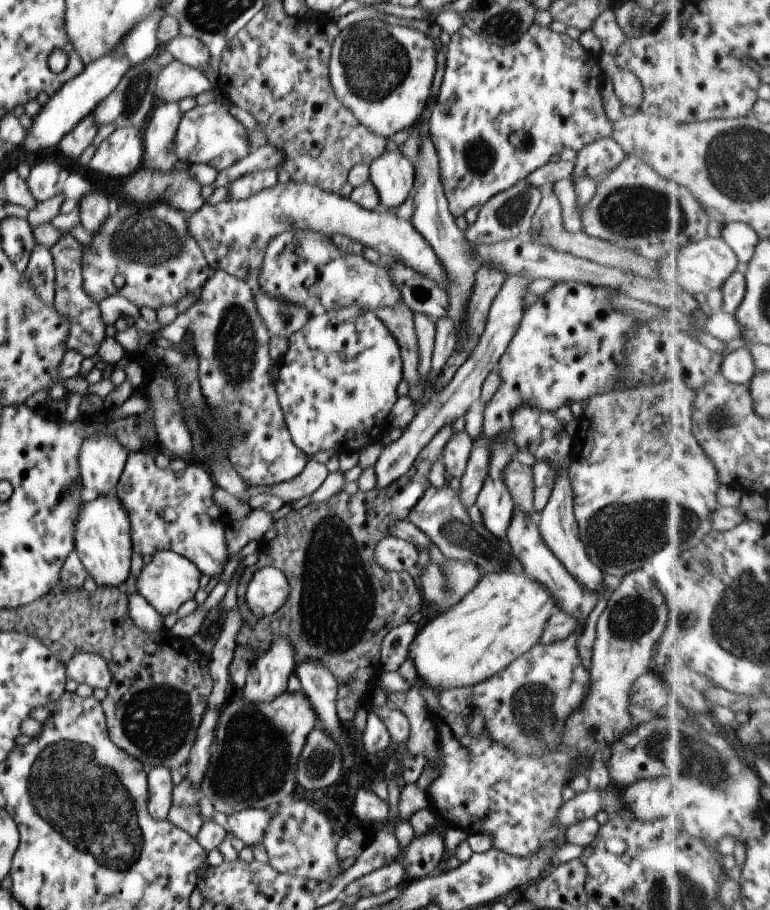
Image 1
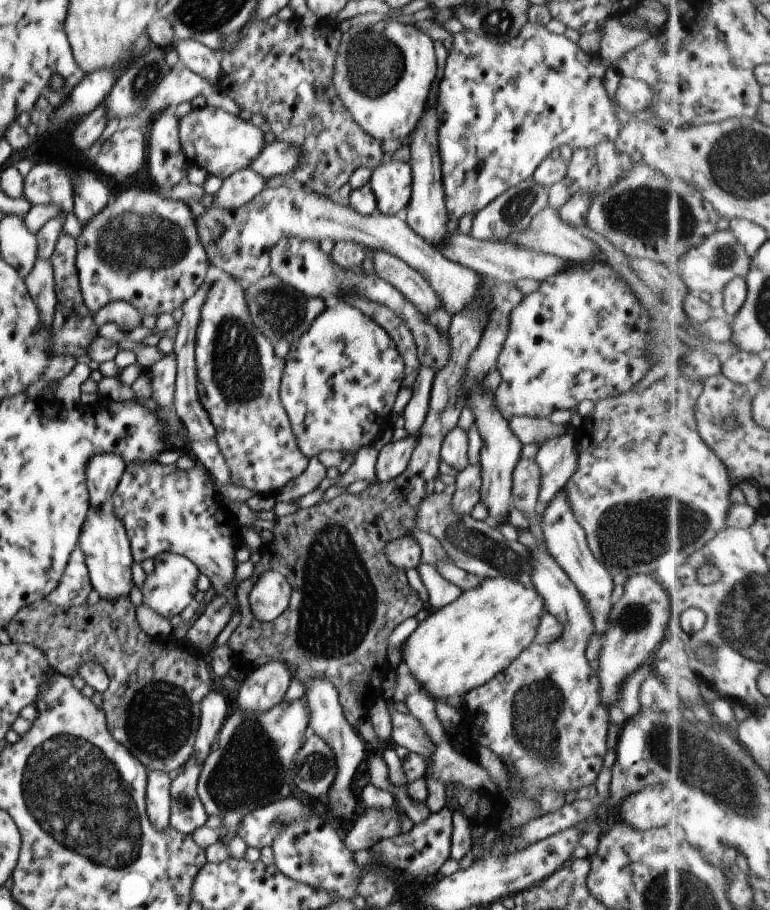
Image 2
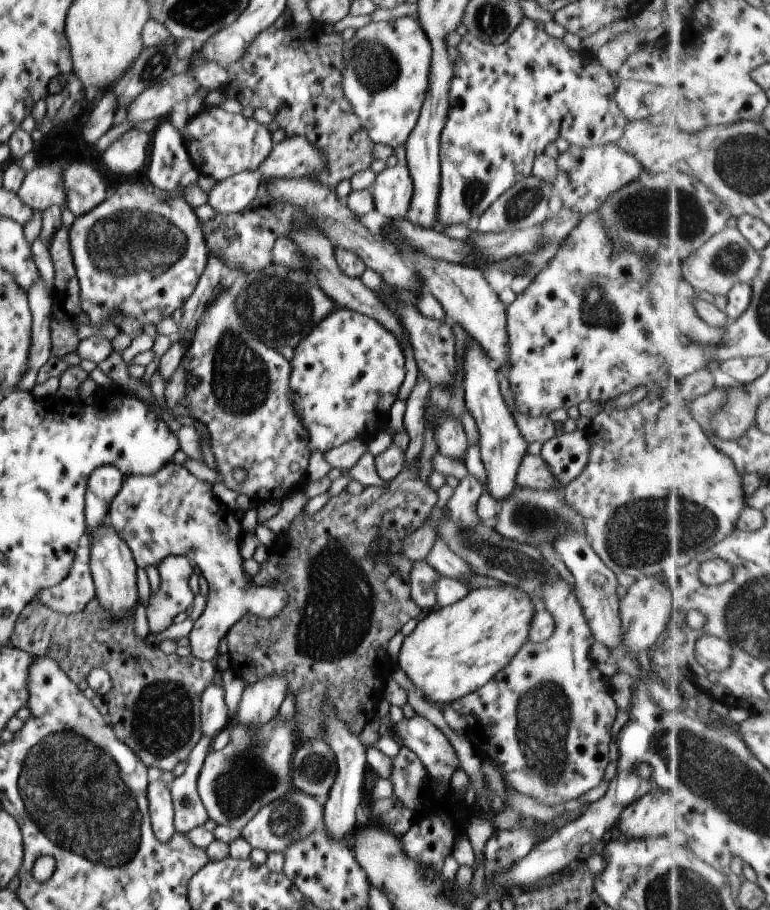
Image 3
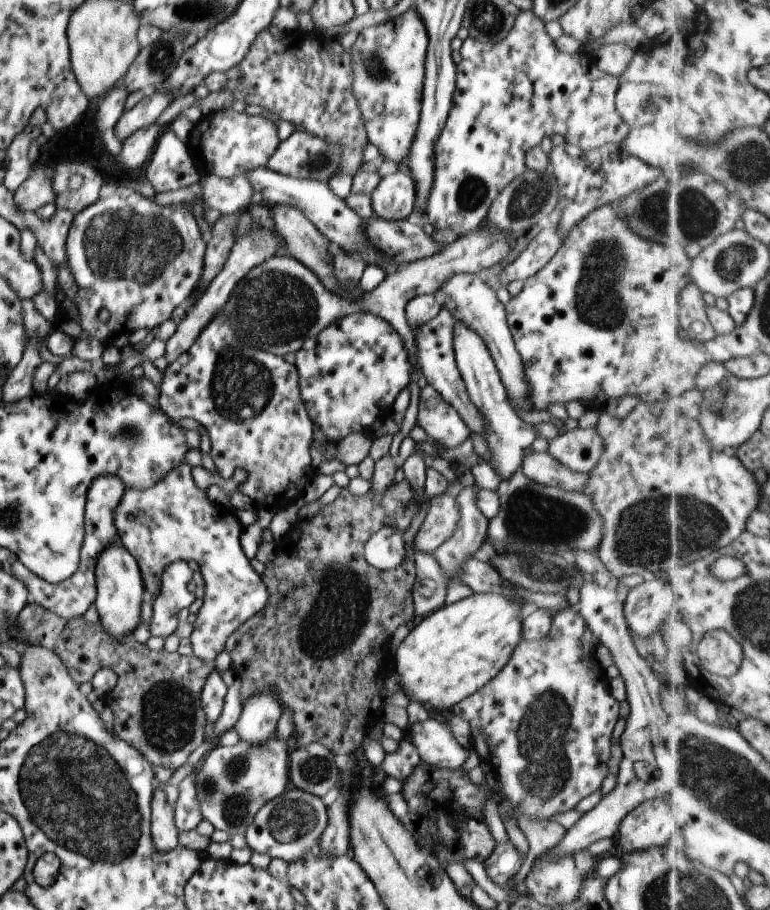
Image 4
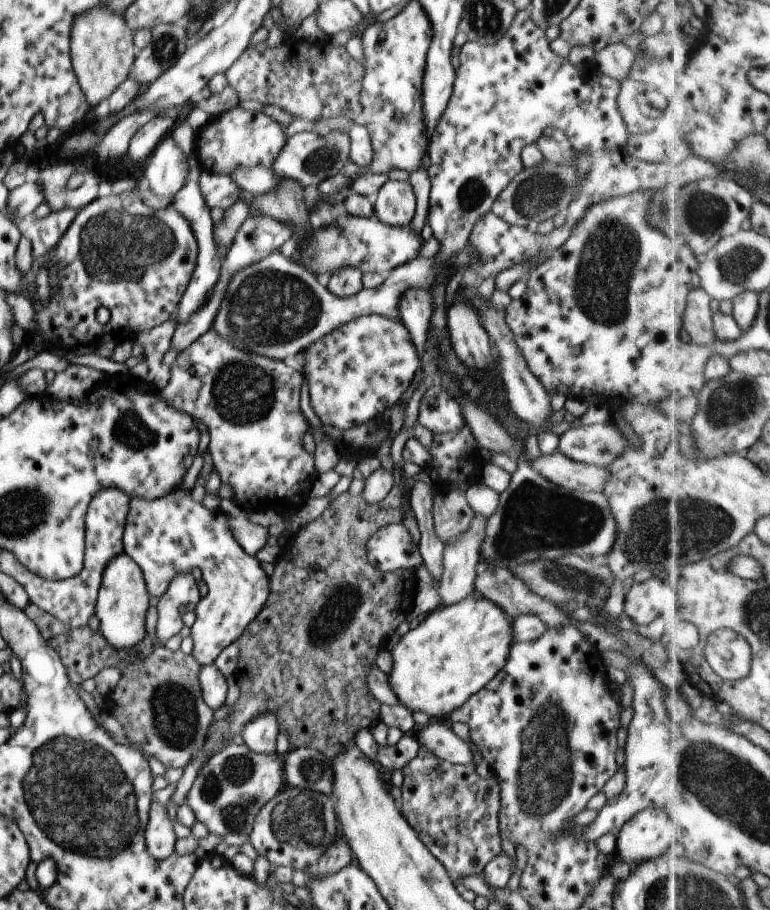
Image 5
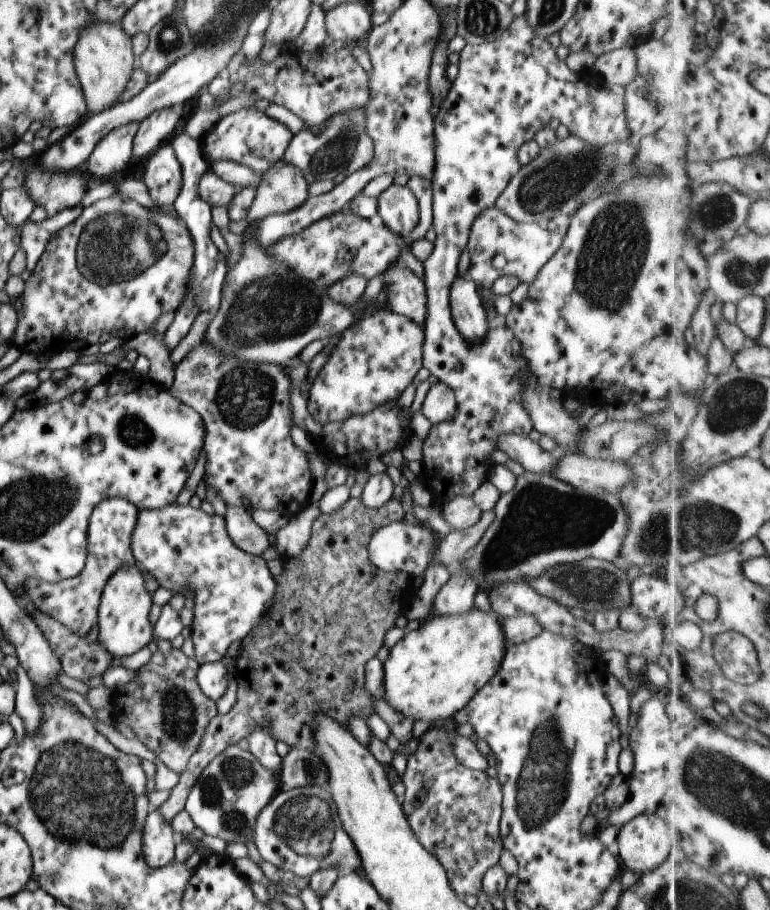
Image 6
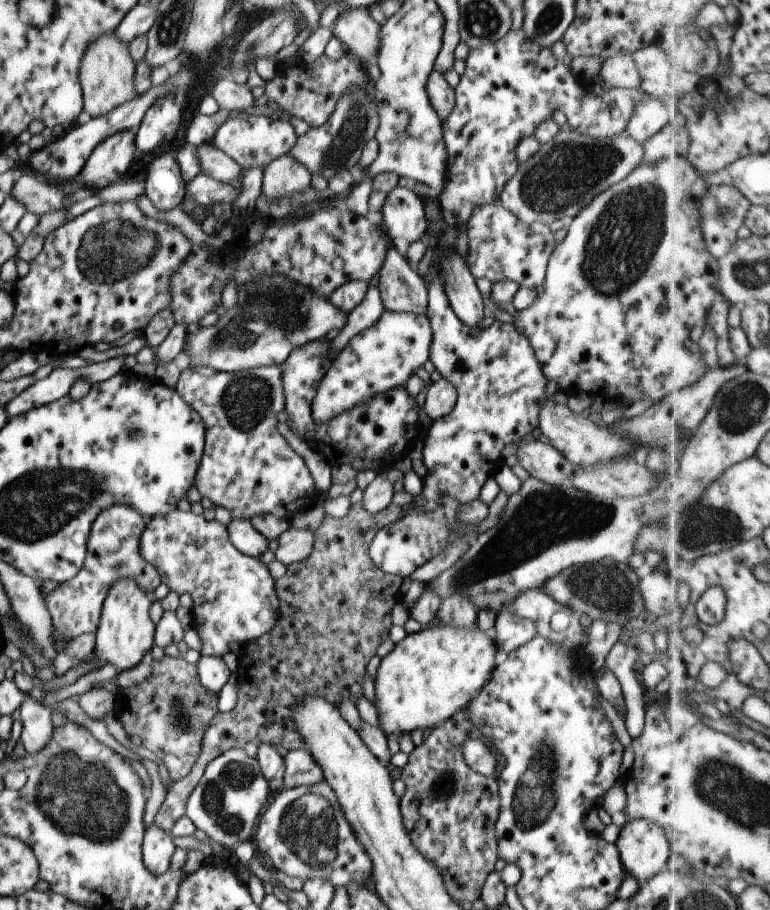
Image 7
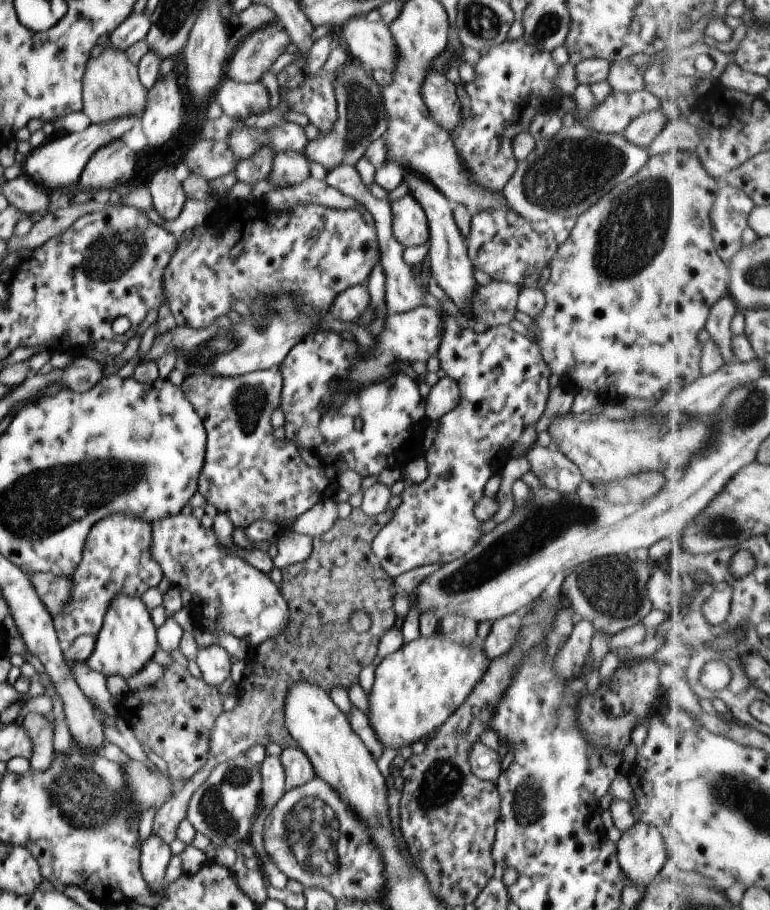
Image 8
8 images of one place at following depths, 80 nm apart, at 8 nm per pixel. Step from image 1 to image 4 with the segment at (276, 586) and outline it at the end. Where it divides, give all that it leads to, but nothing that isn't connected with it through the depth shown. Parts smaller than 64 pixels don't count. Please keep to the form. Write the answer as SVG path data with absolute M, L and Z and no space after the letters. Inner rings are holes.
M181 463L172 468L162 479L146 489L125 489L121 500L114 510L114 525L117 542L136 560L144 590L147 594L157 596L160 591L160 575L164 568L175 561L195 562L204 580L202 604L196 613L189 635L192 655L206 663L213 660L221 650L224 642L248 618L260 613L269 603L267 587L262 577L249 565L249 559L243 554L239 544L242 525L238 523L233 511L223 508L217 502L210 502L205 497L205 490L195 487L191 478L191 467Z

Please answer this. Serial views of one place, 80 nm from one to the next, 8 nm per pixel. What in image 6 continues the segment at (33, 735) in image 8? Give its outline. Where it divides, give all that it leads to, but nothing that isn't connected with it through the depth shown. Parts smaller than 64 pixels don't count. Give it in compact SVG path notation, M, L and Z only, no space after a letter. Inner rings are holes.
M21 665L16 666L14 672L16 673L16 683L14 686L16 690L14 698L14 712L21 718L23 722L24 732L31 735L38 730L42 722L42 708L36 701L32 691L32 682L27 676L27 673L21 668Z

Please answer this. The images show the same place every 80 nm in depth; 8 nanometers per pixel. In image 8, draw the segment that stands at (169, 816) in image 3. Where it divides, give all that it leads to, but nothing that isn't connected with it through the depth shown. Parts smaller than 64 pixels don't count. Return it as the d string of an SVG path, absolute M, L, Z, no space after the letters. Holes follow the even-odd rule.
M156 836L149 837L140 845L139 870L151 891L159 891L171 854Z

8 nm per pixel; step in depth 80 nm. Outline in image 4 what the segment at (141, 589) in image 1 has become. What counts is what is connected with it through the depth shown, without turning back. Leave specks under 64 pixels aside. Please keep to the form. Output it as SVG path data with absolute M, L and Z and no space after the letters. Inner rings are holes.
M186 562L168 564L160 575L160 591L153 600L151 610L150 636L167 638L177 628L177 612L187 608L196 598L187 590L191 570Z

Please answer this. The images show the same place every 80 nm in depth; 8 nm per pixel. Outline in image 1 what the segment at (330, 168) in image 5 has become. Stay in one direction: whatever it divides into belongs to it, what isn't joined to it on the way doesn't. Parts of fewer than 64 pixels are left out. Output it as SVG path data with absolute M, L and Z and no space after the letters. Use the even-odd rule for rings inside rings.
M266 143L263 146L259 146L257 150L253 150L253 152L243 156L241 160L233 162L231 166L219 170L212 184L215 189L220 187L227 188L232 180L235 180L238 176L271 168L277 172L281 164L283 164L283 152Z

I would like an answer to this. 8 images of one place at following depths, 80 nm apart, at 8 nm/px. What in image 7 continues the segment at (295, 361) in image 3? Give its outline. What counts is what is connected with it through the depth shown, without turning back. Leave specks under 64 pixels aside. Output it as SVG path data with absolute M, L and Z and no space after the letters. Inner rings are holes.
M383 311L381 316L369 327L358 332L333 358L325 376L318 384L310 410L316 423L327 422L341 411L349 410L357 403L396 386L405 386L409 376L428 359L430 338L432 337L429 319L425 313L406 313Z

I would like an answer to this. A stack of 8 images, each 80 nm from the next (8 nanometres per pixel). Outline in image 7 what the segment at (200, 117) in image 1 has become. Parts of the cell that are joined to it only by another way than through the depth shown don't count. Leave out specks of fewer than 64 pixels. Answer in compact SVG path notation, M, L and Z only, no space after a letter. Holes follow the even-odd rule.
M230 114L229 118L215 131L211 144L222 150L242 169L260 166L263 170L264 166L274 158L289 153L297 137L293 126L288 121L271 116L239 117L236 114Z

